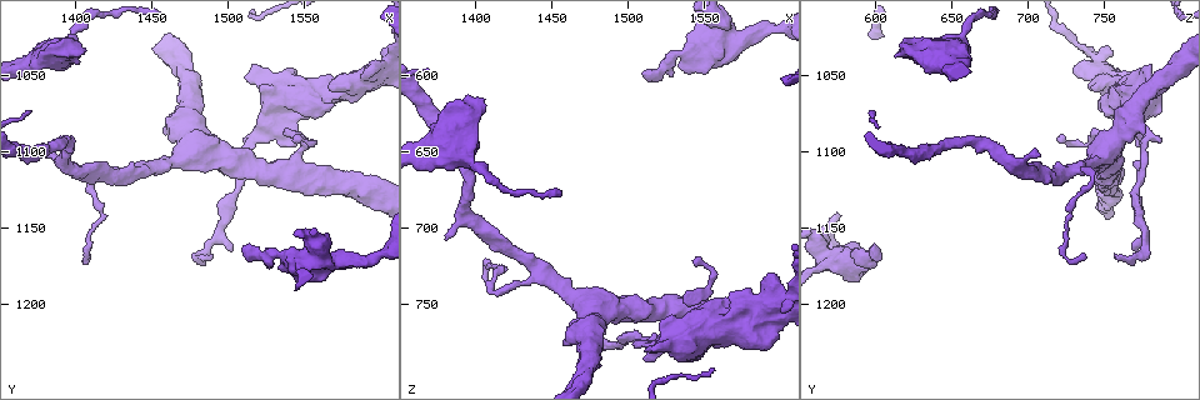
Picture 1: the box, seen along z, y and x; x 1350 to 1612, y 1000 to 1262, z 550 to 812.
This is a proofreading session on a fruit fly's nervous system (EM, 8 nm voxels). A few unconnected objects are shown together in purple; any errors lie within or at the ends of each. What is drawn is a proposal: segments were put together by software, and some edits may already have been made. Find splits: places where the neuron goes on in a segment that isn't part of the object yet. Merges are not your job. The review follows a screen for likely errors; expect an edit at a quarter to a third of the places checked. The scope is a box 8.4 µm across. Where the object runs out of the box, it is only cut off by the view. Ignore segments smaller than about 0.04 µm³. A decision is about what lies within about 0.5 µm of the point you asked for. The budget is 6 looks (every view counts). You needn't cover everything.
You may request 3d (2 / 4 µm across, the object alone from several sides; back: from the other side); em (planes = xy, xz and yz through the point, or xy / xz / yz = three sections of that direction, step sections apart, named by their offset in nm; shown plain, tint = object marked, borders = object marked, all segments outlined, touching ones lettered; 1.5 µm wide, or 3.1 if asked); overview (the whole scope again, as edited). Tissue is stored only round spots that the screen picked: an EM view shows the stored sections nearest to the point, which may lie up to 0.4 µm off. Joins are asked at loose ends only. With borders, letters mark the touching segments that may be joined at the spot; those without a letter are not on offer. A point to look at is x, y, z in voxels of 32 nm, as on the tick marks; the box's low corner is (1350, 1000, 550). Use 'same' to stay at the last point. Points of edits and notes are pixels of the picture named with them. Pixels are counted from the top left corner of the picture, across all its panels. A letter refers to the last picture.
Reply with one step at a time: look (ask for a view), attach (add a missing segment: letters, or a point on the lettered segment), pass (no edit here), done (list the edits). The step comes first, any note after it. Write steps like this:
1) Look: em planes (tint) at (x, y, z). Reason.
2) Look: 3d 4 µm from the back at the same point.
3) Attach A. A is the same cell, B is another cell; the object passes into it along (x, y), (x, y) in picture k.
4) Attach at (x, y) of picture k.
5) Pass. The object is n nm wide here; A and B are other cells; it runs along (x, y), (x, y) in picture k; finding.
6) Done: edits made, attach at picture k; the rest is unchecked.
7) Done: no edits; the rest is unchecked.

Look: 3d 2 µm at (1380, 1102, 706). An open end.

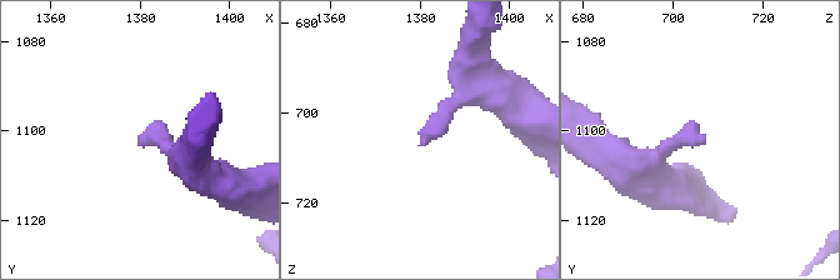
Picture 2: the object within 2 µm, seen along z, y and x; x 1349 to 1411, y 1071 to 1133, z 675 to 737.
Look: em yz step 4 (borders) at (1381, 1103, 706).

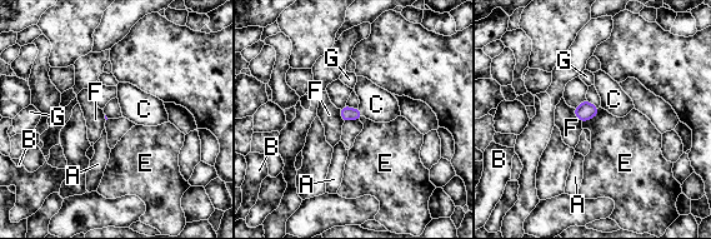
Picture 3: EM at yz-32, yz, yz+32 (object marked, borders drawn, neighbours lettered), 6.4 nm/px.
Attach C. C is the same cell, A, B, E, F and G are other cells; the object passes into it along (346, 113), (360, 111), (376, 104) in picture 3; the neuron continues.

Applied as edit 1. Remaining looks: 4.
Look: 3d 4 µm from the back at (1502, 1164, 768). An open end.

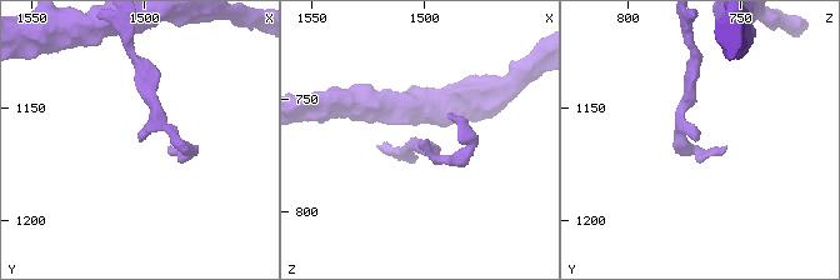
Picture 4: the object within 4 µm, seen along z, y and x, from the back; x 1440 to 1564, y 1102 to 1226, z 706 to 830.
Look: em planes (borders) at (1503, 1163, 770).

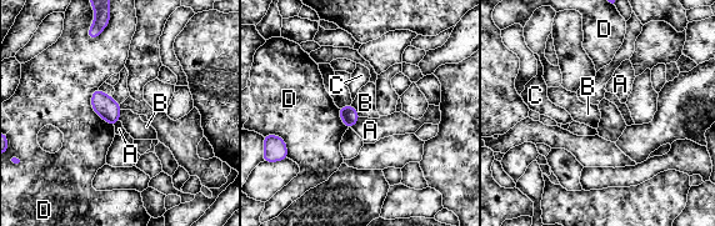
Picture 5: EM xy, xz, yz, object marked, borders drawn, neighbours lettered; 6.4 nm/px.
Pass. A, B, C and D are other cells; a border runs along (351, 104), (360, 116) in picture 5; none of them fits.

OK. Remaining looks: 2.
Look: em xz step 8 (tint) at (1512, 1050, 780).

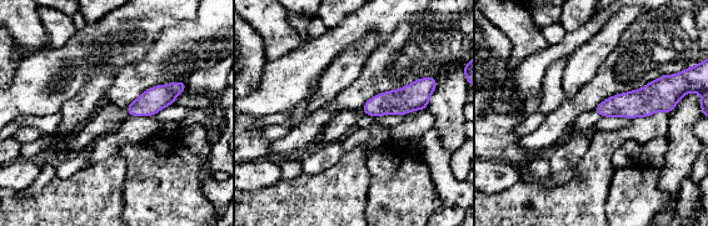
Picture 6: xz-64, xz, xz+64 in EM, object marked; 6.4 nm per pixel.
Look: em planes (borders) at the same point. Cut it another way.

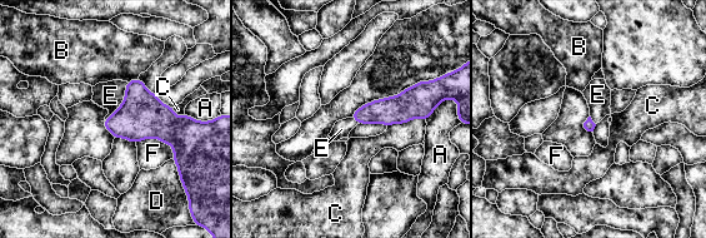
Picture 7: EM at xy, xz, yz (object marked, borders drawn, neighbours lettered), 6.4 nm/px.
Attach E. E is the same cell, A, B, C, D and F are other cells; the object passes into it along (141, 115), (124, 102), (110, 95) in picture 7; it goes on there.

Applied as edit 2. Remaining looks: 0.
Done: edits made, attach at picture 3, attach at picture 7; the rest is unchecked.

